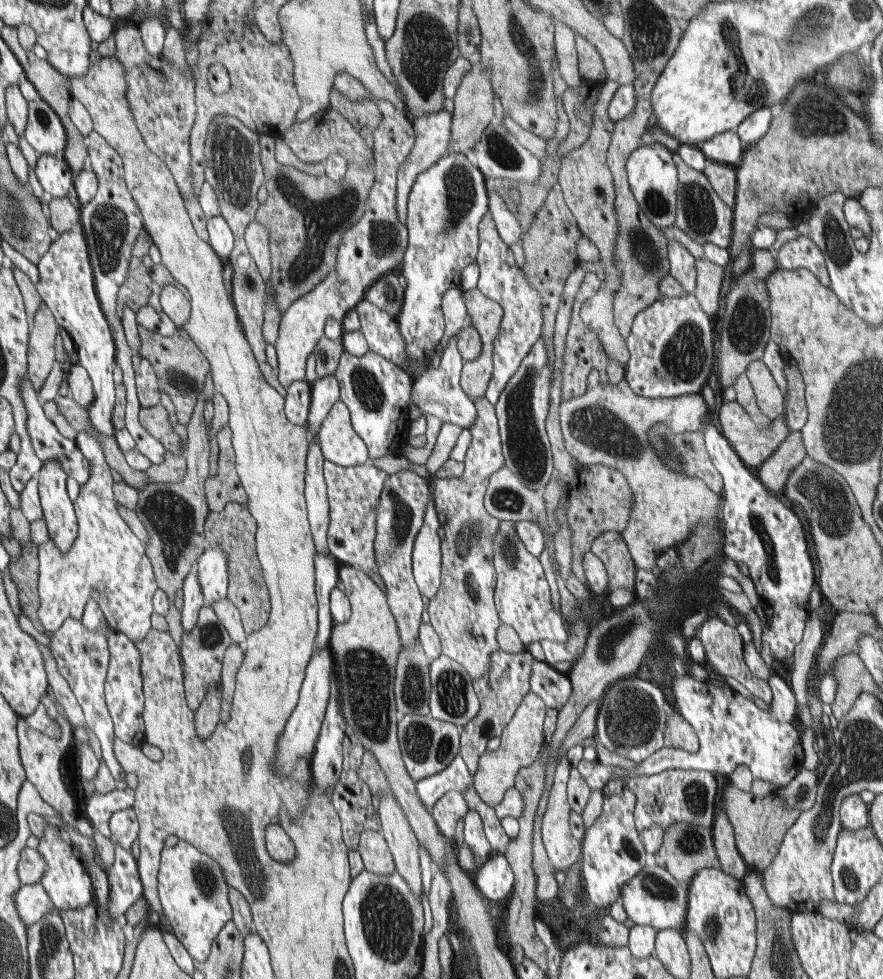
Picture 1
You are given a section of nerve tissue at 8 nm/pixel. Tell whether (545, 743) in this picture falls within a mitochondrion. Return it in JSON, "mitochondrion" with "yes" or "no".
{"mitochondrion":"no"}

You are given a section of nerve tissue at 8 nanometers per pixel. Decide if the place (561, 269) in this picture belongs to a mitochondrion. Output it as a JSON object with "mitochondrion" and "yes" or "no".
{"mitochondrion":"no"}

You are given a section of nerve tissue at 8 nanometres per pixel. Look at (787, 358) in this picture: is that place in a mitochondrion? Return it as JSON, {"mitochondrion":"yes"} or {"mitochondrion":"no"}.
{"mitochondrion":"no"}

